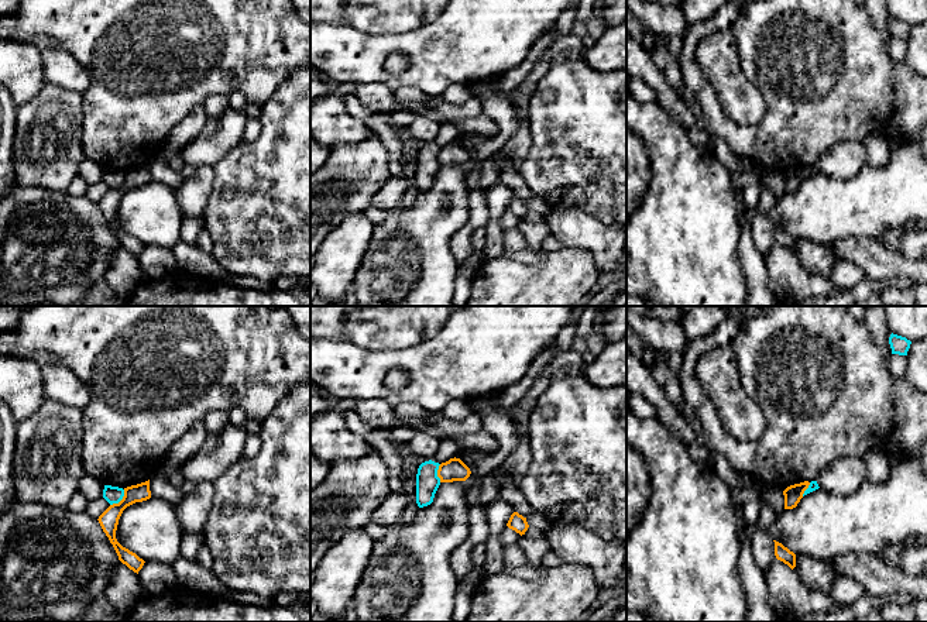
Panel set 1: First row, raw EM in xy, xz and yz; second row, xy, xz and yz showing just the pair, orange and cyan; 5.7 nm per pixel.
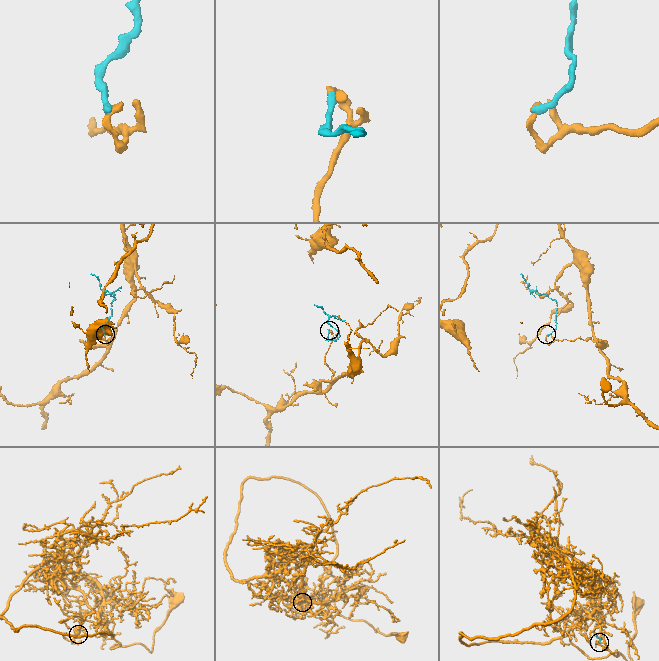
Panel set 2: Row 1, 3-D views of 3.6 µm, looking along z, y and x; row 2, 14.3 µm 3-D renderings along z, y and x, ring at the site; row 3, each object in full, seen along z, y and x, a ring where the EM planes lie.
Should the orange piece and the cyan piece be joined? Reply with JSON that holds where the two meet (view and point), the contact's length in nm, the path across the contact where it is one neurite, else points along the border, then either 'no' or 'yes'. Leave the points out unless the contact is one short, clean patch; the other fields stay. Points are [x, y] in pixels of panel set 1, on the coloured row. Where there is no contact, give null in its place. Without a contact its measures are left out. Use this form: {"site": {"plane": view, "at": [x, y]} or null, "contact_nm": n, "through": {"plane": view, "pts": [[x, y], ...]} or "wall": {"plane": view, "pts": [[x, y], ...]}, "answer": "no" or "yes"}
{"site": {"plane": "xy", "at": [122, 499]}, "contact_nm": 130, "wall": {"plane": "xy", "pts": [[124, 490], [124, 495], [110, 505]]}, "answer": "no"}

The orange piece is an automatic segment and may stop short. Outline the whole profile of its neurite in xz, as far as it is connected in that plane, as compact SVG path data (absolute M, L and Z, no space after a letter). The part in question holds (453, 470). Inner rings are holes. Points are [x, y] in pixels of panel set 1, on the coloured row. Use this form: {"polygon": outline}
{"polygon": "M450 458L442 463L437 470L440 482L466 481L470 477L470 468L460 458Z"}

